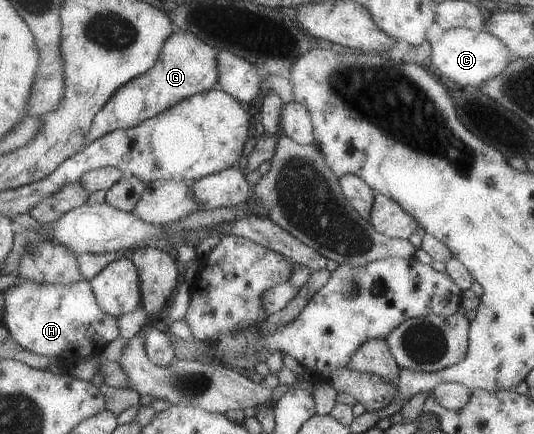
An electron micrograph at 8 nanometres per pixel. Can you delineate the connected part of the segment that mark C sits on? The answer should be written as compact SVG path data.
M466 27L448 29L441 38L432 43L433 51L429 66L438 74L444 74L460 86L480 86L502 72L508 62L516 58L497 38L488 31L477 31Z

